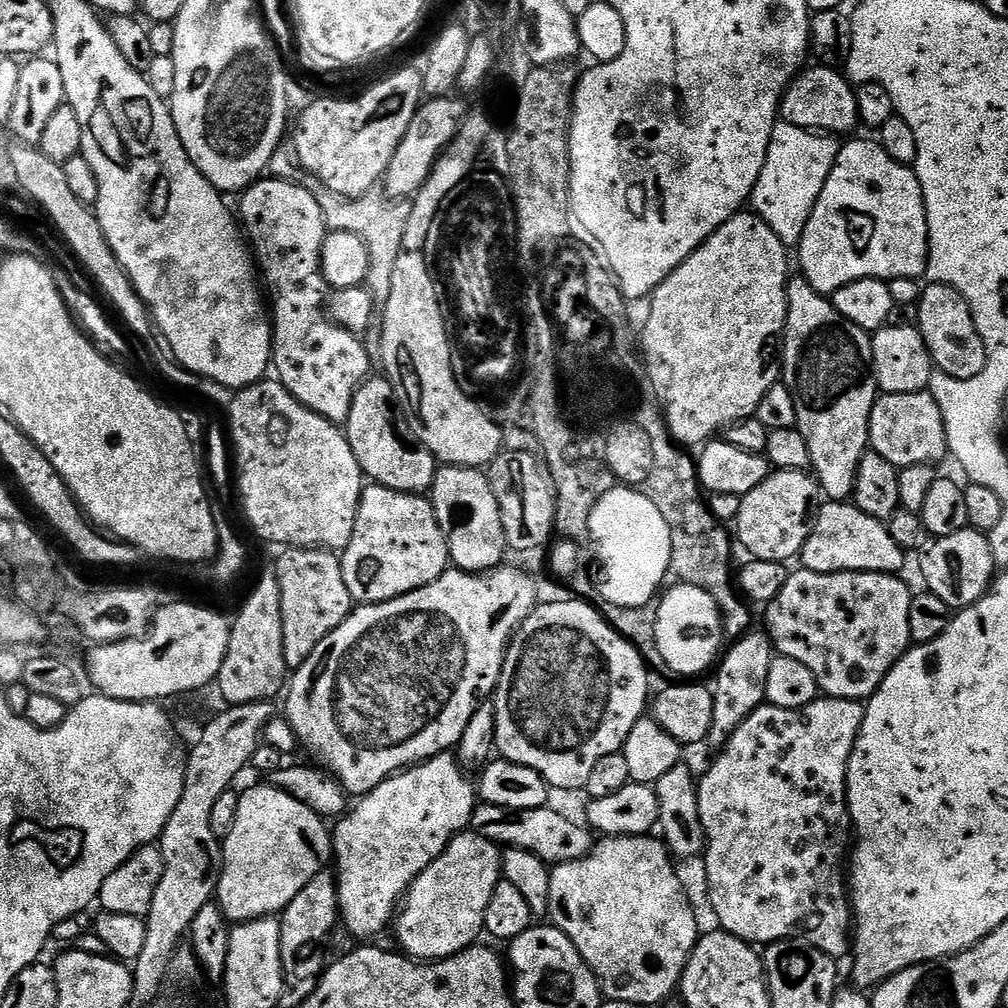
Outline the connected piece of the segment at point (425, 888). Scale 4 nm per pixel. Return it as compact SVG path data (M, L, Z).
M465 830L459 836L455 836L443 854L434 862L430 862L430 866L426 866L426 870L418 874L418 878L405 892L394 917L396 940L401 944L399 947L417 962L445 960L473 947L479 941L476 939L484 932L486 906L490 906L490 894L494 894L494 886L501 878L502 852L497 845L471 830Z

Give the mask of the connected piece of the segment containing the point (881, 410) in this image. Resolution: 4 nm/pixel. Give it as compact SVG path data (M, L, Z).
M927 390L910 394L886 392L877 395L870 414L868 442L871 451L882 454L886 462L890 462L898 469L919 464L936 466L943 456L949 455L942 410L938 410L938 402L934 402L932 393Z

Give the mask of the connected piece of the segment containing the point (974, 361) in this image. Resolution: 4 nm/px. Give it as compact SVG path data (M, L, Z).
M928 284L923 289L918 303L918 327L932 356L933 365L943 375L959 380L974 378L974 374L982 374L986 366L986 346L978 334L978 326L974 326L974 318L970 314L966 298L962 298L958 290L945 284Z

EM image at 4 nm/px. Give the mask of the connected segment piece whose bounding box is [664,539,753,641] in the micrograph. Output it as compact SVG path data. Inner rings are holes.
M731 539L724 544L680 544L673 540L670 566L668 573L664 575L665 585L693 584L708 591L716 599L721 613L726 614L726 636L729 641L741 640L753 627L753 609L734 583L734 568L732 572L731 564L733 550Z

